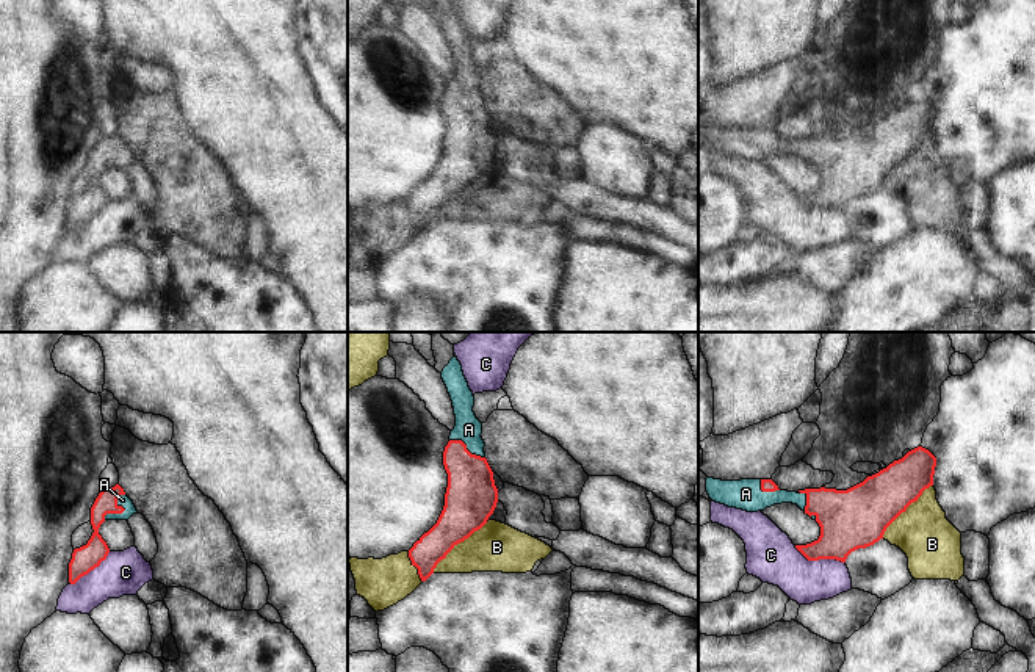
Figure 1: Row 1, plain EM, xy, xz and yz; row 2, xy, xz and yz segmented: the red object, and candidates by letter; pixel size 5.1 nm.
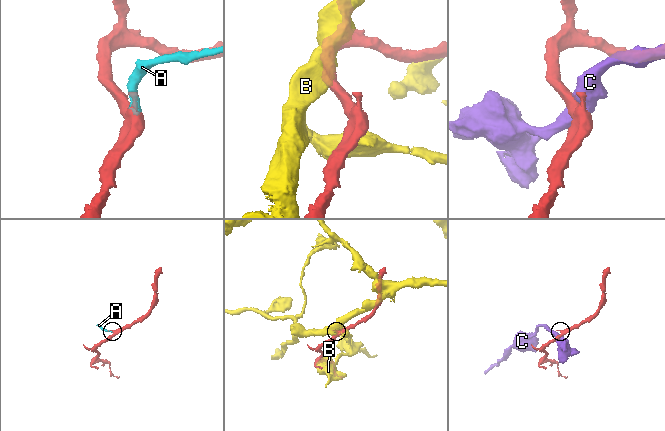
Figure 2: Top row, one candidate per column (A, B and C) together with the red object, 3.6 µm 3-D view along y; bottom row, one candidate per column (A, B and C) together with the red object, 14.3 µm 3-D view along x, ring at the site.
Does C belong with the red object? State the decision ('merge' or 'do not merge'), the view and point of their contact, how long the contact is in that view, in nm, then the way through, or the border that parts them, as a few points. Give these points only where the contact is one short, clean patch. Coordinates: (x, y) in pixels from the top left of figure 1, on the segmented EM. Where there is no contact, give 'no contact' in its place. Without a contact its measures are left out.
do not merge; meets red in yz at (819, 558); contact 280 nm long

